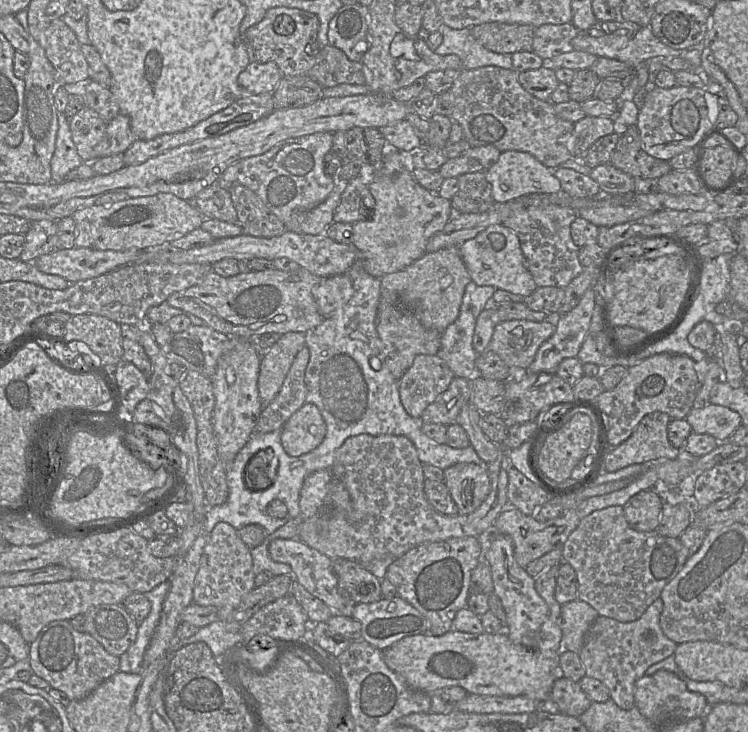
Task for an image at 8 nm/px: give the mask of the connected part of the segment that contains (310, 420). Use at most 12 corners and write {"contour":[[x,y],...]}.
{"contour":[[304,403],[281,429],[289,456],[316,449],[326,424]]}

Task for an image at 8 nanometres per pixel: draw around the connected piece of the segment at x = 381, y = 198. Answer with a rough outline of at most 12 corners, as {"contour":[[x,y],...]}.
{"contour":[[410,167],[367,172],[375,201],[352,224],[364,271],[381,279],[426,253],[454,216]]}

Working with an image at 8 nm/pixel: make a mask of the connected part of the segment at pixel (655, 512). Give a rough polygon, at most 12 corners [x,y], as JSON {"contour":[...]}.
{"contour":[[643,490],[624,505],[637,531],[659,528],[663,501]]}

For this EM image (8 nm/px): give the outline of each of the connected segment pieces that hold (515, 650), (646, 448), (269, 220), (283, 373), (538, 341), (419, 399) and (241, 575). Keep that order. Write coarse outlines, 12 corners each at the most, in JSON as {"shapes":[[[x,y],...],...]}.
{"shapes":[[[507,633],[405,637],[386,665],[433,694],[551,698],[560,653]],[[664,412],[647,414],[606,454],[604,471],[676,459]],[[228,191],[243,234],[272,238],[285,224],[255,192]],[[288,332],[262,358],[262,409],[277,396],[305,333]],[[509,320],[495,326],[488,349],[525,371],[555,332],[547,321]],[[417,355],[399,381],[406,412],[421,420],[450,386],[438,355]],[[234,527],[210,533],[193,603],[225,621],[255,587],[250,548]]]}

